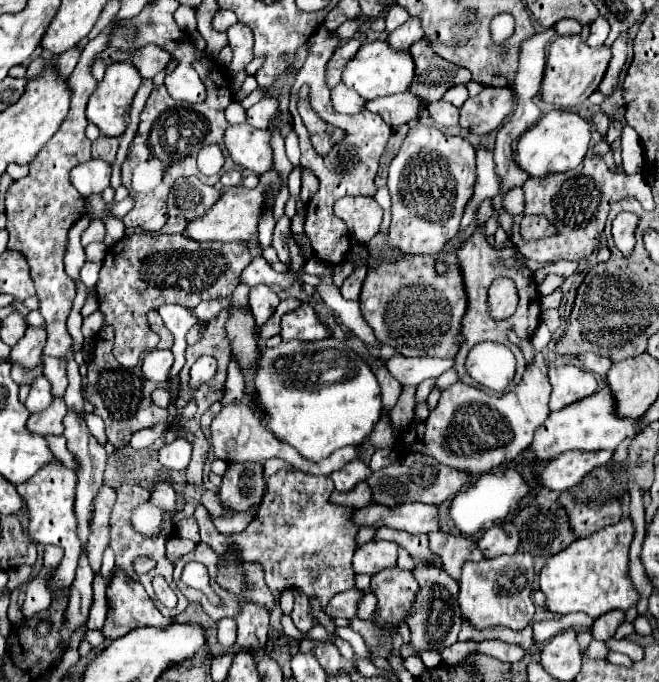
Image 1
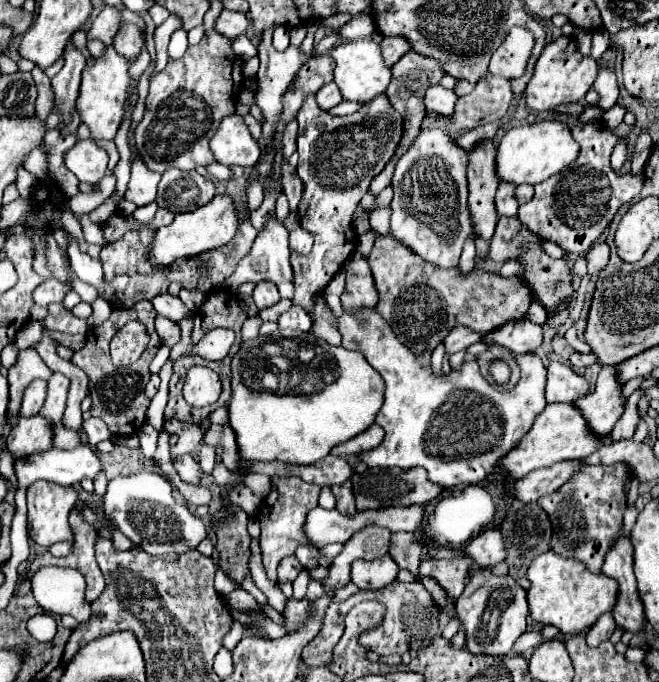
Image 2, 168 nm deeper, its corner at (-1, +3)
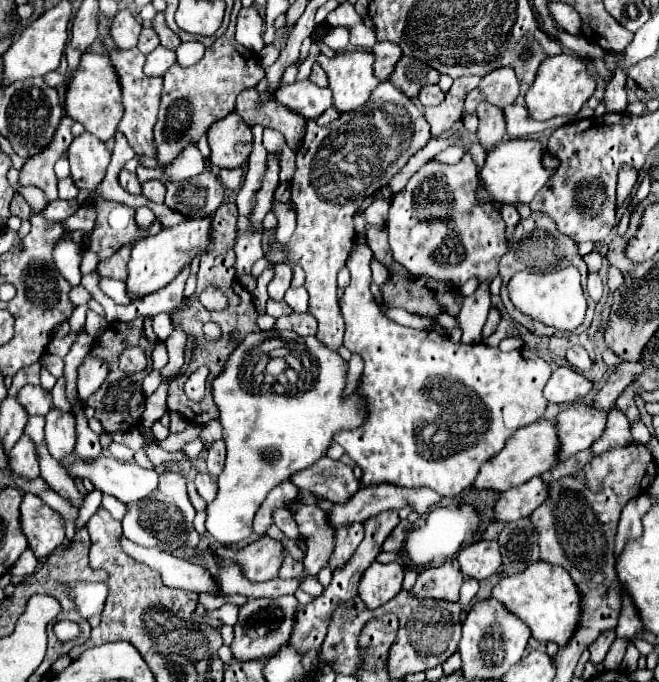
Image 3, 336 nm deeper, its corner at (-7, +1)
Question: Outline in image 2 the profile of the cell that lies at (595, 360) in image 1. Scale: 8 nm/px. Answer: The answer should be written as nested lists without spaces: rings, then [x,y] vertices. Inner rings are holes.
[[[572,353],[570,363],[574,367],[590,367],[590,365],[598,363],[598,357],[594,353]]]

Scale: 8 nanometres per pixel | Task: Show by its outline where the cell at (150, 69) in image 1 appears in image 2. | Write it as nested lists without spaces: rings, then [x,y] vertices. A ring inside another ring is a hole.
[[[124,23],[120,33],[114,37],[114,49],[126,59],[138,59],[144,45],[146,45],[146,39],[142,29],[132,23]]]

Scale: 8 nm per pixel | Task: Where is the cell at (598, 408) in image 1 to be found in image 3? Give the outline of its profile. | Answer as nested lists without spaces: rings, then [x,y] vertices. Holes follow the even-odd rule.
[[[540,419],[528,427],[518,429],[502,447],[502,451],[496,457],[490,457],[490,461],[482,463],[482,469],[478,473],[478,477],[474,479],[474,485],[470,489],[482,491],[482,489],[490,489],[490,491],[506,491],[510,487],[522,485],[524,481],[542,475],[546,471],[550,471],[554,465],[558,463],[558,437],[556,437],[556,429],[554,429],[554,419]]]

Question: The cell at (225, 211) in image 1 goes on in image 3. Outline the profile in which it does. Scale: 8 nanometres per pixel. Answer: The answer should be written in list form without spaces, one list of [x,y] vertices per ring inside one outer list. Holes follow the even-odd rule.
[[[202,217],[202,219],[184,221],[176,227],[162,229],[158,235],[136,241],[128,261],[128,279],[126,279],[128,299],[134,301],[138,297],[144,297],[146,293],[154,293],[156,289],[162,289],[162,285],[168,285],[188,261],[202,255],[202,251],[210,243],[208,233],[210,233],[210,217]]]

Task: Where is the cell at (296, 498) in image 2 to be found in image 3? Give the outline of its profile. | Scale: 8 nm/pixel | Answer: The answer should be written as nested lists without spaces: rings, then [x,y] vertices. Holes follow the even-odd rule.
[[[262,537],[244,549],[228,549],[222,545],[210,545],[210,551],[220,559],[234,561],[248,581],[268,581],[278,577],[282,563],[282,545],[272,537]]]

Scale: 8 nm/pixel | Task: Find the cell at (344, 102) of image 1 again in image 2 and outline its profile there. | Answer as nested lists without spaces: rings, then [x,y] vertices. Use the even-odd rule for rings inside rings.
[[[328,83],[326,87],[322,87],[318,93],[316,93],[316,101],[320,105],[320,109],[332,109],[336,107],[340,101],[342,101],[342,95],[340,95],[340,89],[334,85],[334,83]]]

